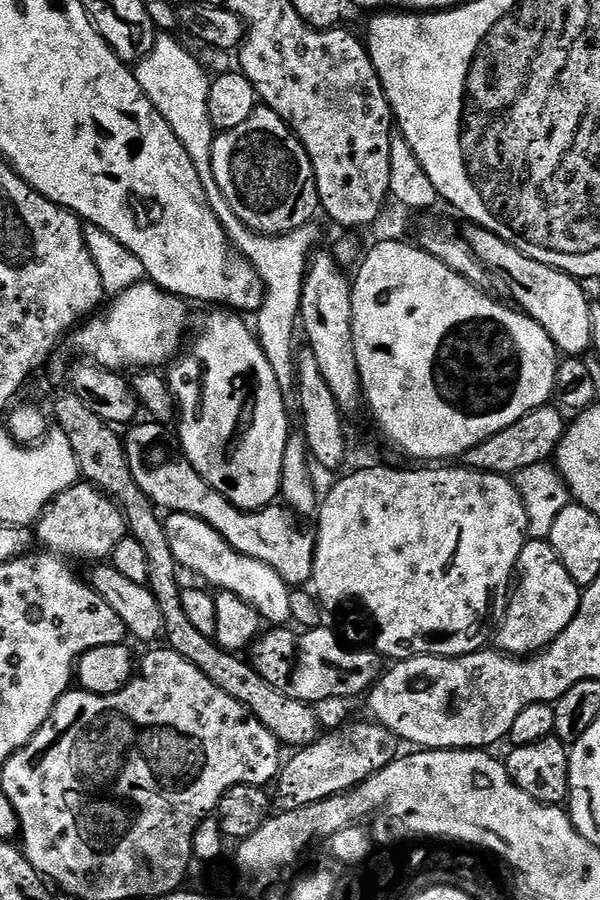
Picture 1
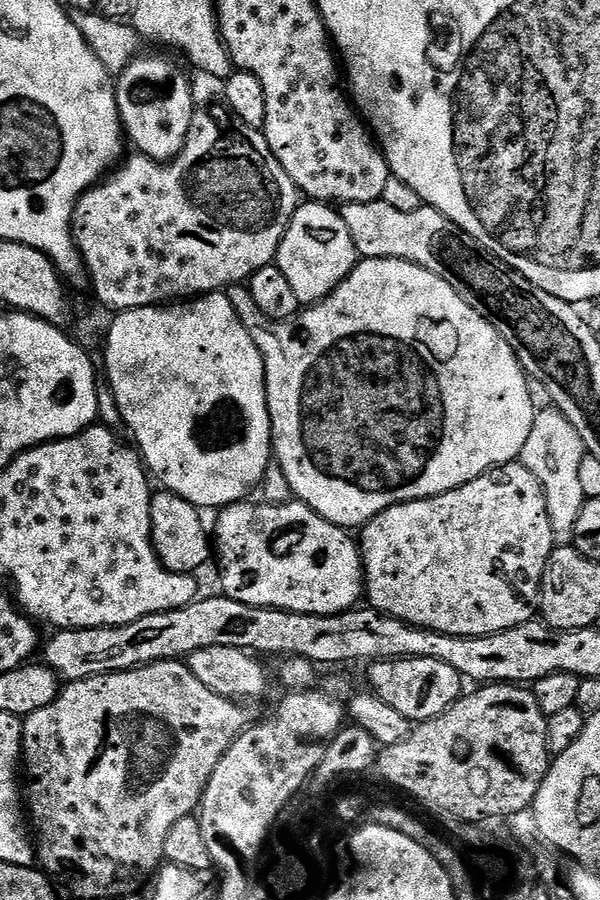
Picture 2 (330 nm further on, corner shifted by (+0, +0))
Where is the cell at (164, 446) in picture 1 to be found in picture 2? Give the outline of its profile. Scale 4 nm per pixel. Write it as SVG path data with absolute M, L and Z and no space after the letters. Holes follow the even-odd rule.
M241 502L238 504L228 504L225 508L219 509L214 524L214 560L220 563L220 584L223 595L234 598L234 602L246 602L246 606L262 606L263 608L281 608L287 612L301 612L302 614L318 614L319 616L333 616L339 612L351 612L361 603L365 595L364 590L364 561L360 554L359 543L352 540L347 531L331 524L326 518L319 516L310 506L299 502L289 502L286 504L248 504L252 502Z

